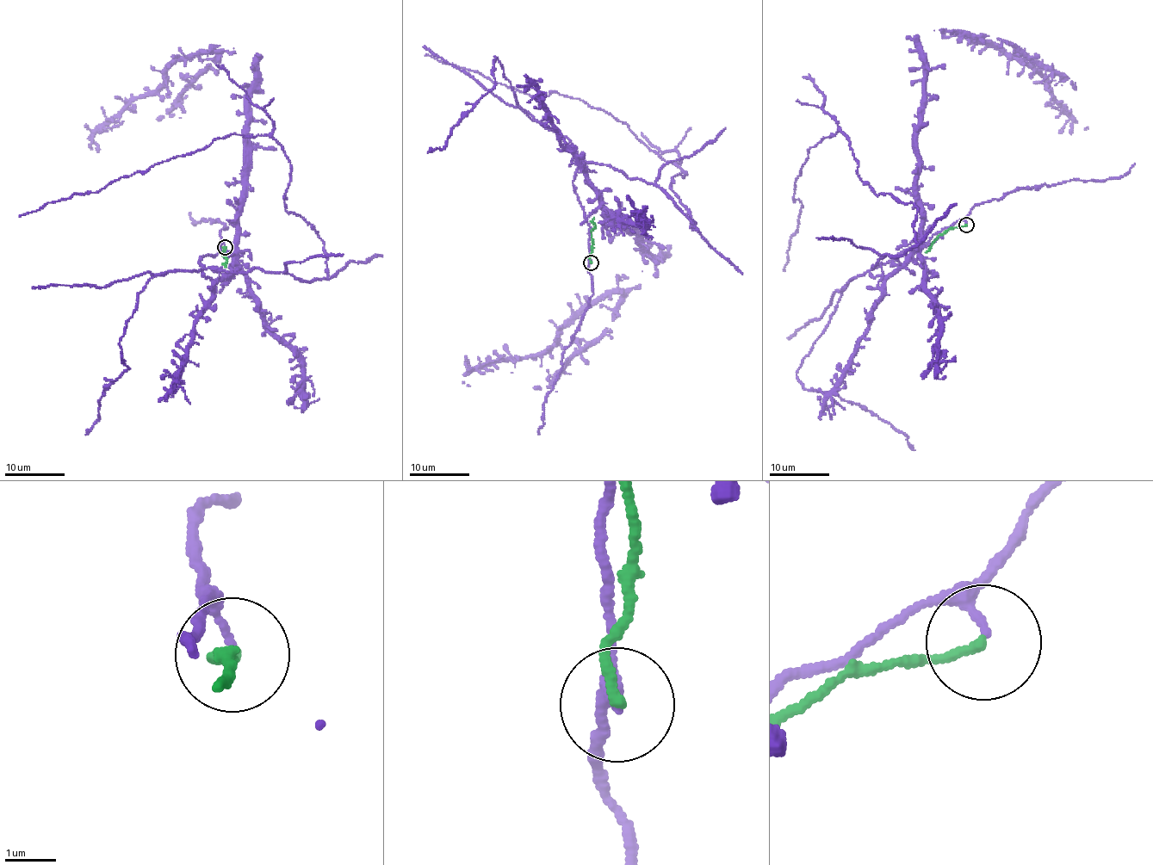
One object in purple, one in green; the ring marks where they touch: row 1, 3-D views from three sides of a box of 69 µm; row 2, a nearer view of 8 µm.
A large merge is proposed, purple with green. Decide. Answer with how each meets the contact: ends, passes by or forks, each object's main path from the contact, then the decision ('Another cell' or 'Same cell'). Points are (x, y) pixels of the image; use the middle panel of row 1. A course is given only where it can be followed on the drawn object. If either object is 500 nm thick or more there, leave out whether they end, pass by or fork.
At the ring purple ends. At the ring green ends. Course of purple: (590, 262), (582, 162), (654, 184), (693, 229), (669, 187), (686, 175), (578, 98), (424, 55). Course of green: (590, 262), (593, 217). Another cell

